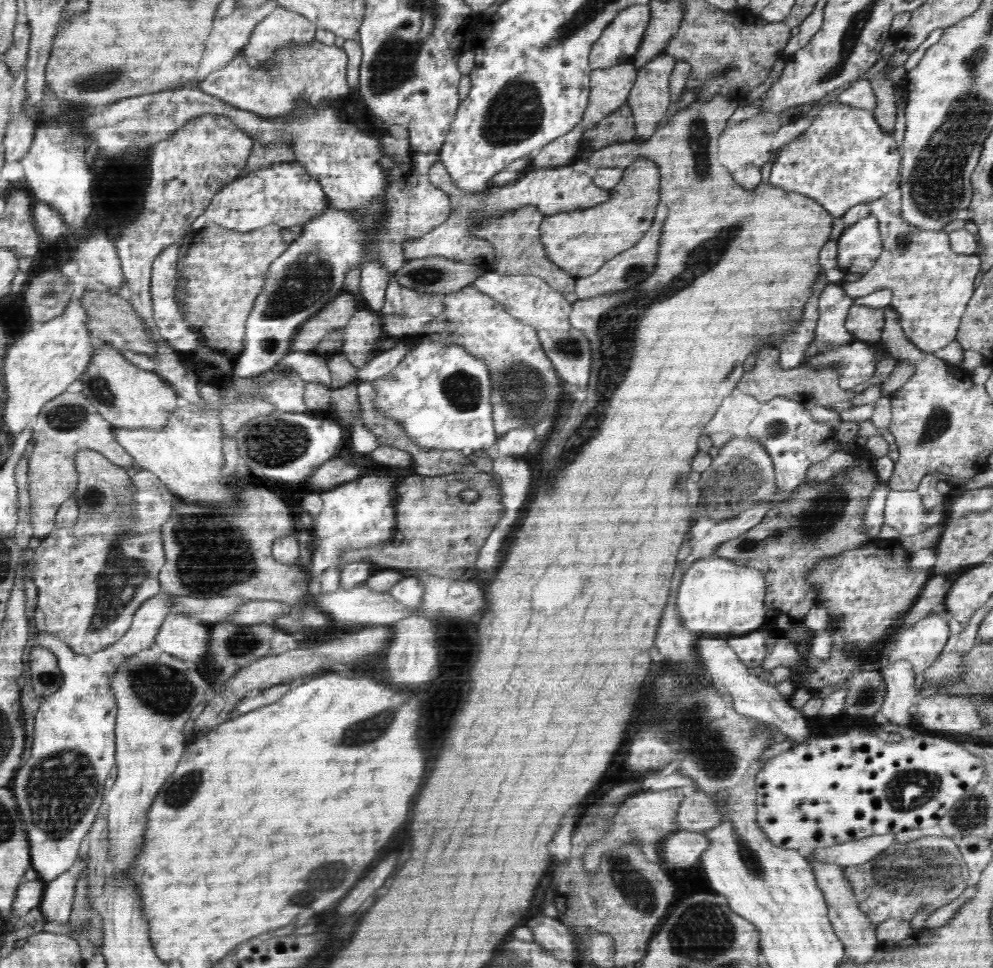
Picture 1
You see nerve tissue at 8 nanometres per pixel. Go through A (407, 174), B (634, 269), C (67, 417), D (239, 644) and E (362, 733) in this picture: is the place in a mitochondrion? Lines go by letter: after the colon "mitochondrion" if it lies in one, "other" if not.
A: other
B: mitochondrion
C: mitochondrion
D: mitochondrion
E: mitochondrion

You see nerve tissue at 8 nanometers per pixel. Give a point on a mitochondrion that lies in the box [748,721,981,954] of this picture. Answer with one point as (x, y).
(925, 870)

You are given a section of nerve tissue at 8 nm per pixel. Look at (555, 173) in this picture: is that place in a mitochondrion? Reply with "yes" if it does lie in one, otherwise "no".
no

